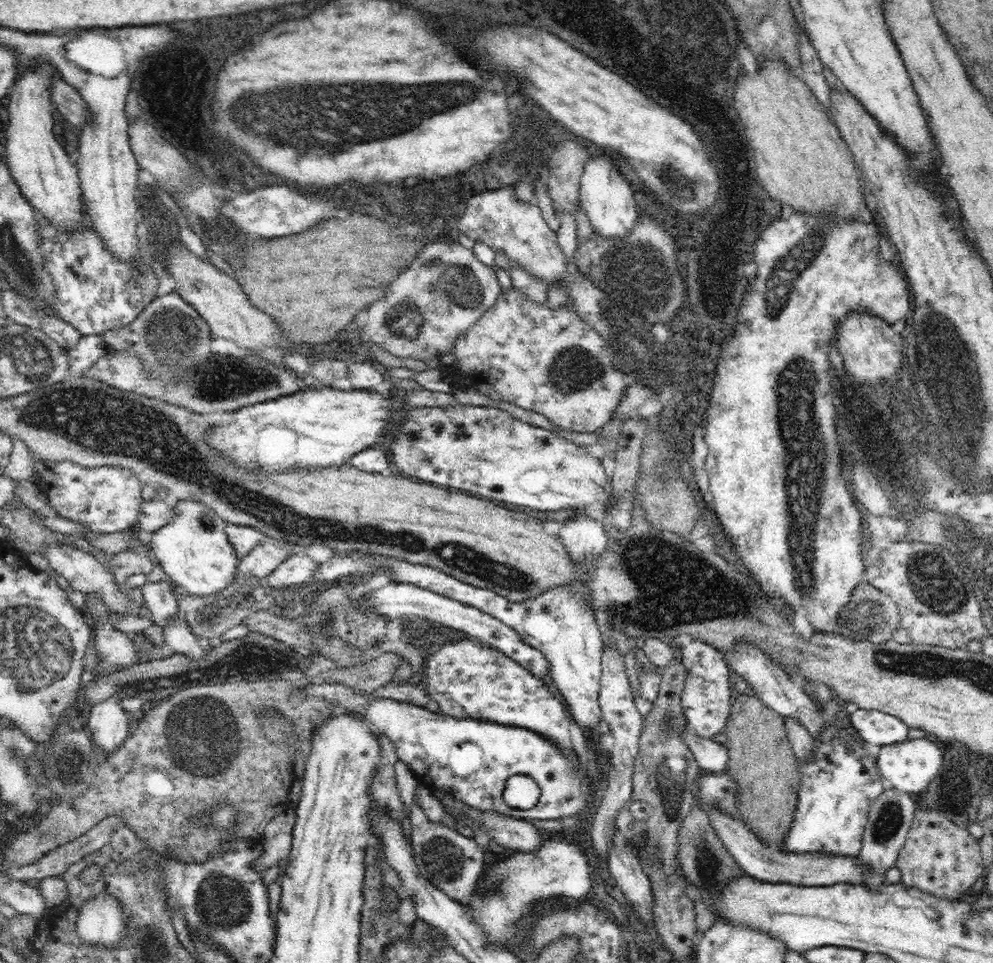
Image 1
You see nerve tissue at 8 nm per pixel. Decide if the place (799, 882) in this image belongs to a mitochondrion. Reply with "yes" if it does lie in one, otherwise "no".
no

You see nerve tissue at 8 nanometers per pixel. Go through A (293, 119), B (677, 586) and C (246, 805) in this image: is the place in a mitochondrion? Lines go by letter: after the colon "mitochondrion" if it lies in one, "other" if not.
A: mitochondrion
B: mitochondrion
C: other

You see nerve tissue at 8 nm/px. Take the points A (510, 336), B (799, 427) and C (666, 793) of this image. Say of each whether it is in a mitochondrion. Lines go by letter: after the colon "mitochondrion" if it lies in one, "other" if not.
A: other
B: mitochondrion
C: mitochondrion

